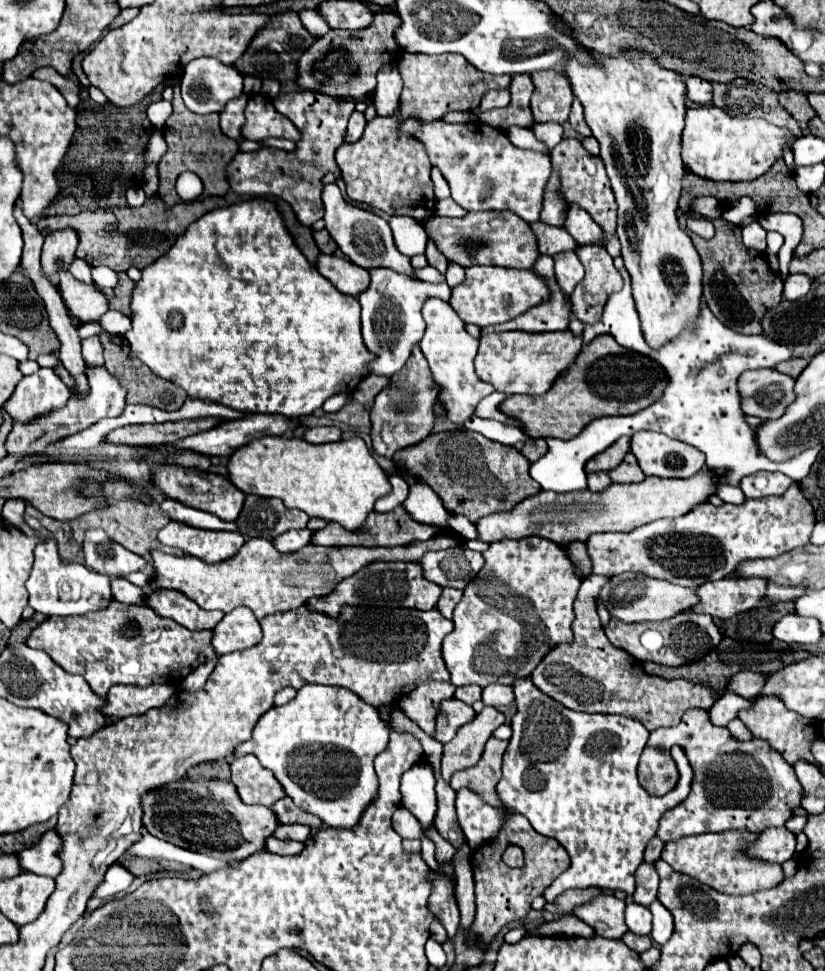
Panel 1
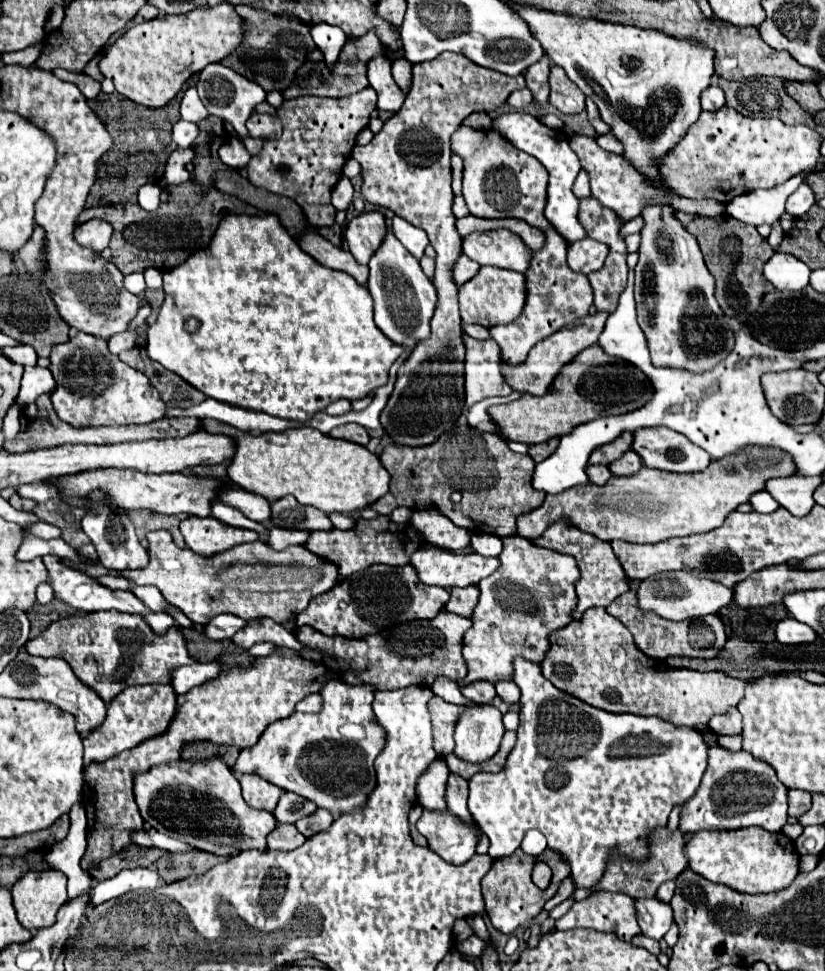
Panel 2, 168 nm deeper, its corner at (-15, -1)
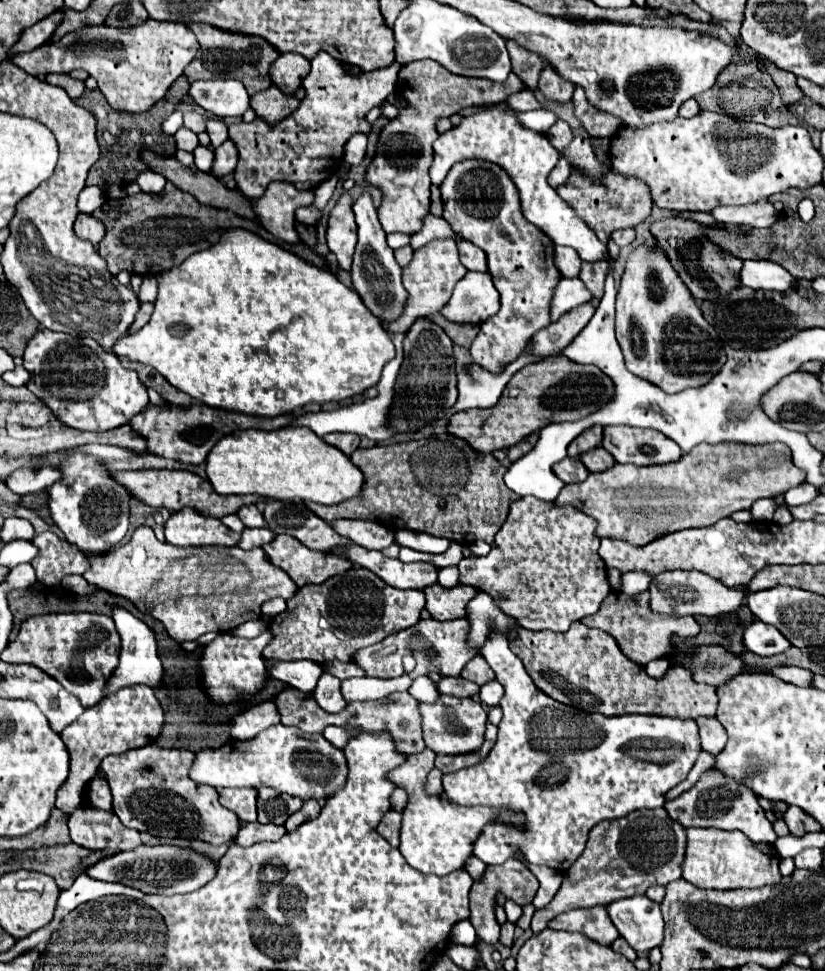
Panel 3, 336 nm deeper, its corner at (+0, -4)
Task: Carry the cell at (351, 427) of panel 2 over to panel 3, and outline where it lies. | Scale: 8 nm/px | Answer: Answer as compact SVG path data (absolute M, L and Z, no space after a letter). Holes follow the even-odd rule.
M333 432L333 434L323 436L323 440L327 444L331 444L331 446L339 448L347 456L351 456L357 450L357 446L359 446L359 436L357 434L337 434L337 432Z

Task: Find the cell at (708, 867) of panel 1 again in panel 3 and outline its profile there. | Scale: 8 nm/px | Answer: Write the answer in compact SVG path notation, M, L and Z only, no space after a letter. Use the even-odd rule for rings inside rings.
M689 828L683 878L699 888L761 888L767 884L777 884L781 880L779 854L771 846L749 842L749 838L745 838L745 834L737 830L727 832L717 828Z

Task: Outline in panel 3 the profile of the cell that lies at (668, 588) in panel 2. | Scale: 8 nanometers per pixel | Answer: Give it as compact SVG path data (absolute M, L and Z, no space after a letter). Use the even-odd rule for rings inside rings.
M671 570L663 572L651 582L651 608L663 614L689 614L689 616L721 616L739 610L745 604L745 592L741 588L729 588L715 578L709 578L697 570Z

